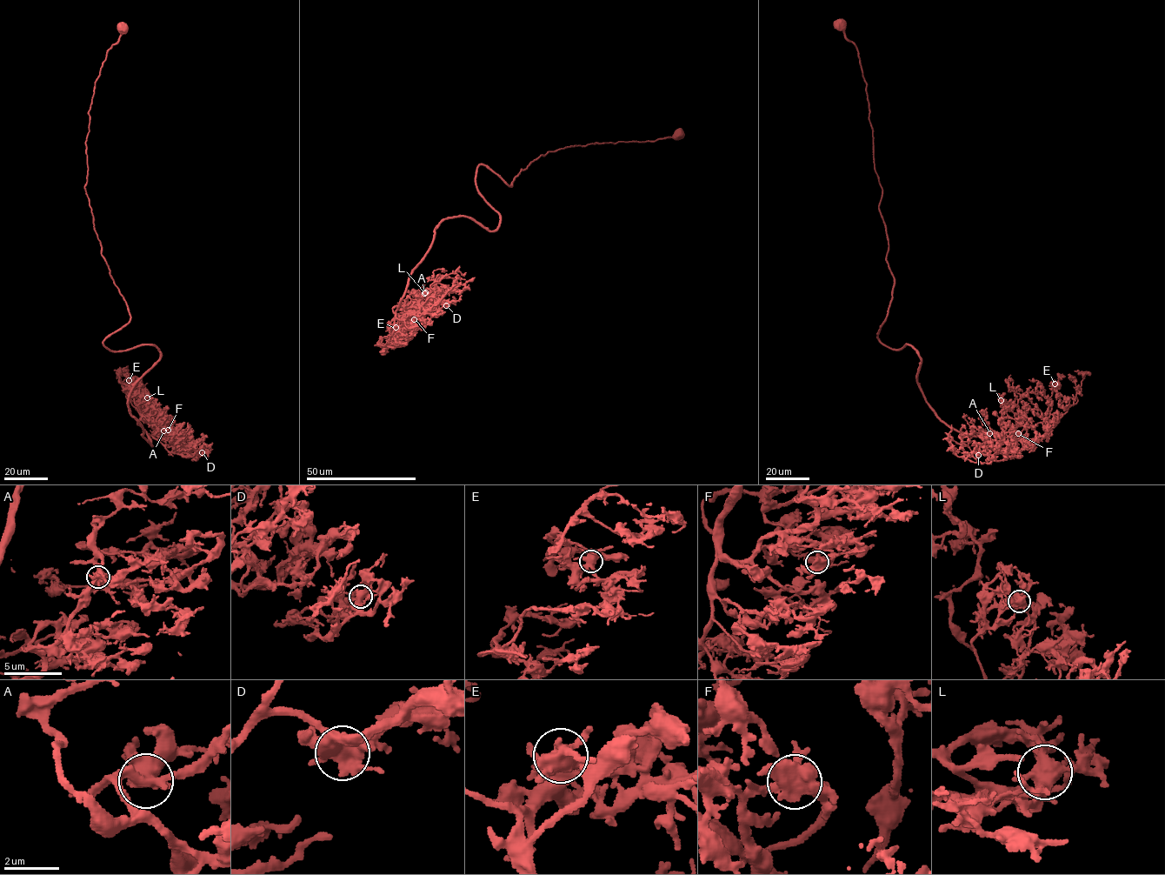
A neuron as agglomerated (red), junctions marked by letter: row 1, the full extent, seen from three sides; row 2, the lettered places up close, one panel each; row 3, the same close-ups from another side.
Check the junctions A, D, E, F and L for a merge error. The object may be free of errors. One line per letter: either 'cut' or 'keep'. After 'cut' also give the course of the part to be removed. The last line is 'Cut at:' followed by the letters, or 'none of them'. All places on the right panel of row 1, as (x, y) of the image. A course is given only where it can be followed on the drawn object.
A: keep
D: keep
E: keep
F: keep
L: keep
Cut at: none of them

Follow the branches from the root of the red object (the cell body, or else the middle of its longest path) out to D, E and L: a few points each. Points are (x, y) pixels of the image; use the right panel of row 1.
D: (840, 25), (866, 83), (894, 278), (878, 338), (912, 345), (941, 421), (999, 448), (1025, 437), (978, 455)
E: (840, 25), (866, 83), (894, 278), (878, 340), (912, 345), (933, 411), (999, 448), (1045, 435), (1055, 384)
L: (840, 25), (866, 83), (894, 278), (878, 340), (912, 345), (941, 421), (1007, 448), (1027, 431), (1001, 400)

